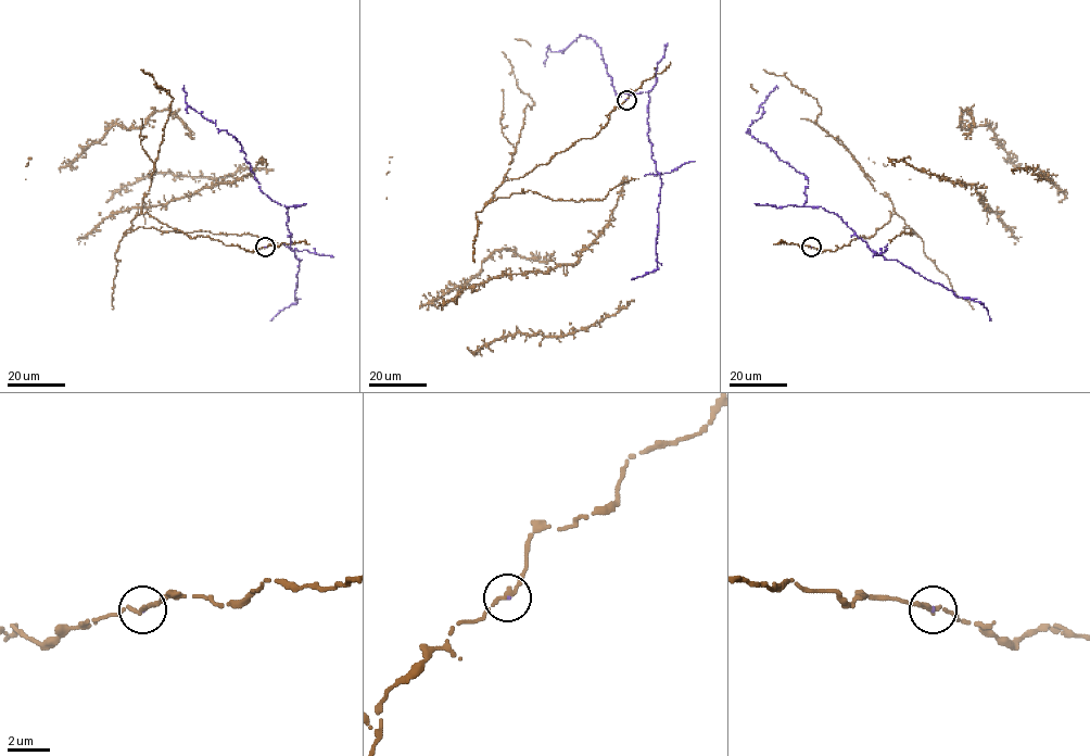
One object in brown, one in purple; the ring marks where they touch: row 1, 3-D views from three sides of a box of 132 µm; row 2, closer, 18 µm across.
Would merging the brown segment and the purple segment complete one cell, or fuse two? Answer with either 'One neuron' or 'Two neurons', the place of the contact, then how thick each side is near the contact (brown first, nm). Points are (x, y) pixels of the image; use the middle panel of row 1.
One neuron. Place: (626, 100). Thickness 200 nm (brown) against 110 nm

